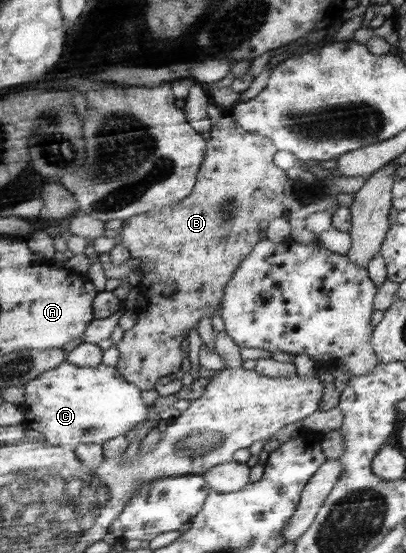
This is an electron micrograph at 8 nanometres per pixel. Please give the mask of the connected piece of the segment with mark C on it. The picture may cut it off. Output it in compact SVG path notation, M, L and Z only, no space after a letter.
M63 361L24 384L25 400L19 408L25 415L27 429L45 435L53 446L77 449L83 444L105 444L120 434L127 434L148 419L148 405L141 389L127 382L115 367L101 363L95 367L75 366Z

